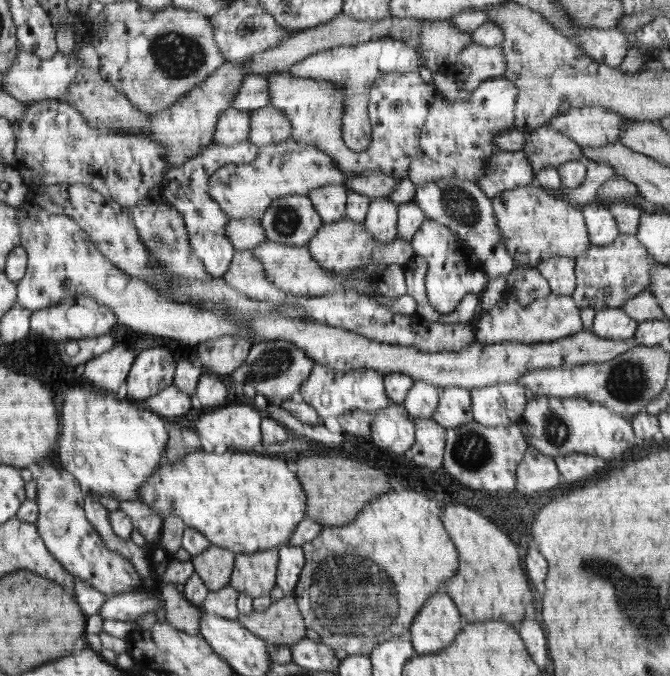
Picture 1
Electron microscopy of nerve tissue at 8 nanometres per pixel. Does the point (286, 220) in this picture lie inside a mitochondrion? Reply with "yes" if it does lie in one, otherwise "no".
yes

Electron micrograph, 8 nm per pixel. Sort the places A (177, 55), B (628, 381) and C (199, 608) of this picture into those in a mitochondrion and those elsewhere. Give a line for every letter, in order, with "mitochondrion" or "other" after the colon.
A: mitochondrion
B: mitochondrion
C: other

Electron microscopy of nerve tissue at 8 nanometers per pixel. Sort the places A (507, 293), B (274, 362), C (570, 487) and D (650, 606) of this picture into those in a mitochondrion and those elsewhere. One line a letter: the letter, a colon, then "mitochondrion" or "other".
A: other
B: mitochondrion
C: other
D: mitochondrion

